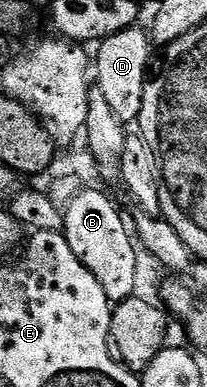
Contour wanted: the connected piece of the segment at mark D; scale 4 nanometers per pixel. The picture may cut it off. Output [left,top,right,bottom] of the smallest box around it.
[94,26,154,125]

